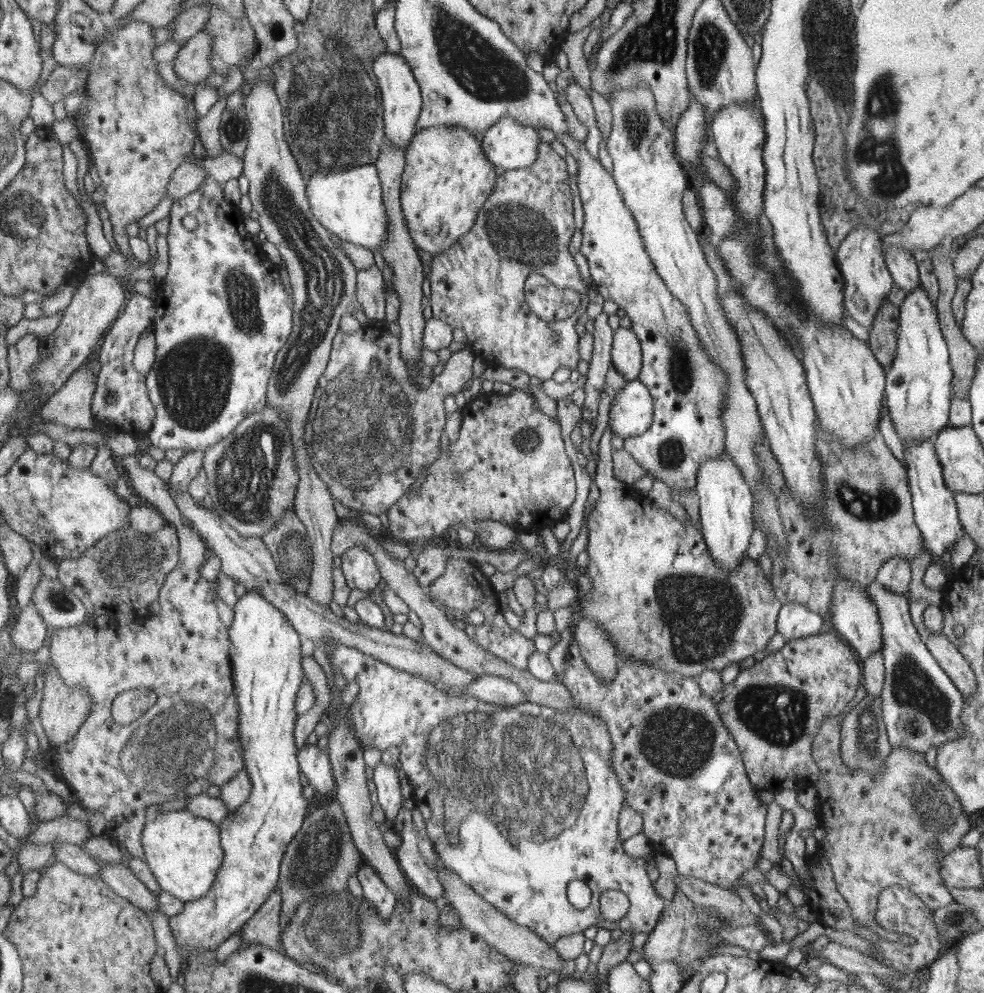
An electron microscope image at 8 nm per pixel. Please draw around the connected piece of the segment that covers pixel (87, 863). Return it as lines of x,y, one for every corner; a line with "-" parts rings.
54,842
56,860
68,865
68,868
85,876
99,879
101,866
98,860
85,852
80,846
69,842

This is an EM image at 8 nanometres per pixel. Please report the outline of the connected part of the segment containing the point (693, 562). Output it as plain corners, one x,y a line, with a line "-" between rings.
607,427
599,442
600,462
594,482
600,497
587,521
586,551
590,561
582,572
591,578
593,590
579,592
576,617
597,620
616,644
619,660
638,659
685,677
697,678
708,669
722,671
733,662
764,650
777,632
782,605
764,570
746,554
735,571
726,572
717,565
706,547
703,532
691,520
682,524
668,510
650,504
648,496
641,496
632,486
617,480
612,471
612,435
613,430

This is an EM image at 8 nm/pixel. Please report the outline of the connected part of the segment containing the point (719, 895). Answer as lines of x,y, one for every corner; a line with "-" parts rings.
686,876
676,877
674,886
690,900
693,900
696,905
725,910
732,914
742,914
742,899
729,889

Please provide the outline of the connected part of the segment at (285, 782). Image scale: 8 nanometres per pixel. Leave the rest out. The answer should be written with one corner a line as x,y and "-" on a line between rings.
250,589
238,599
234,607
232,626
228,628
231,639
231,667
234,669
235,695
239,701
239,738
243,744
244,772
252,782
252,793
248,801
236,811
228,814
219,828
222,831
222,847
226,853
219,868
214,887
202,898
186,902
179,915
169,918
169,926
180,947
183,958
202,951
216,950
222,942
242,928
254,913
278,888
279,872
283,856
306,819
308,804
302,796
300,770
296,762
294,744
294,722
296,722
296,695
304,680
300,638
287,616
275,604
258,591

